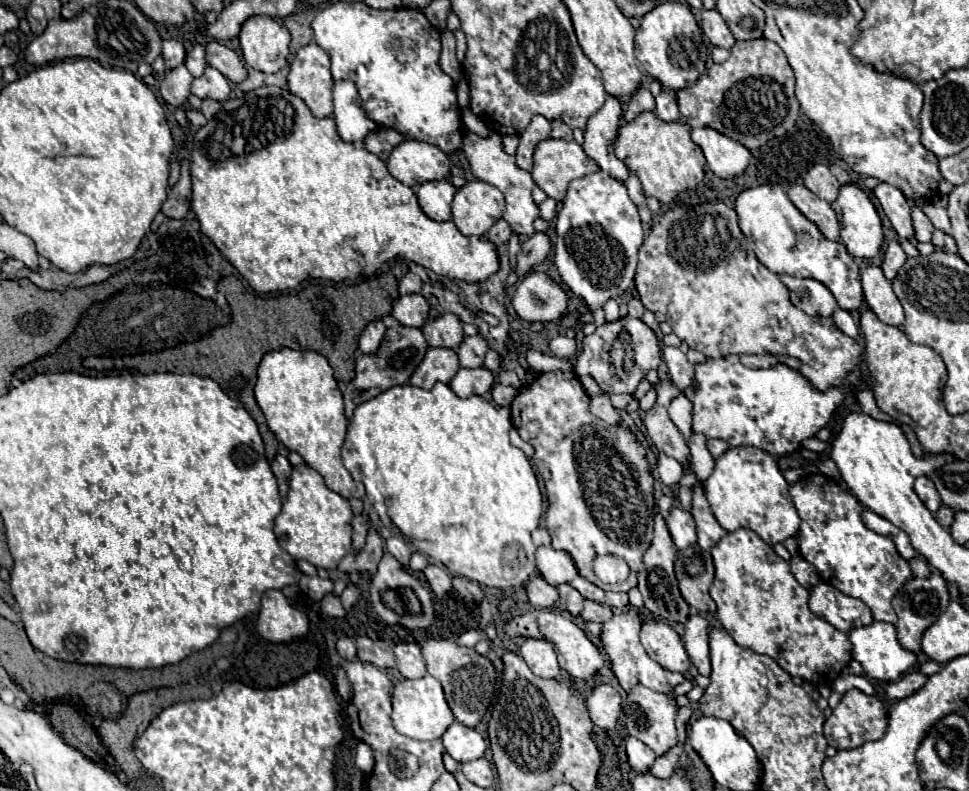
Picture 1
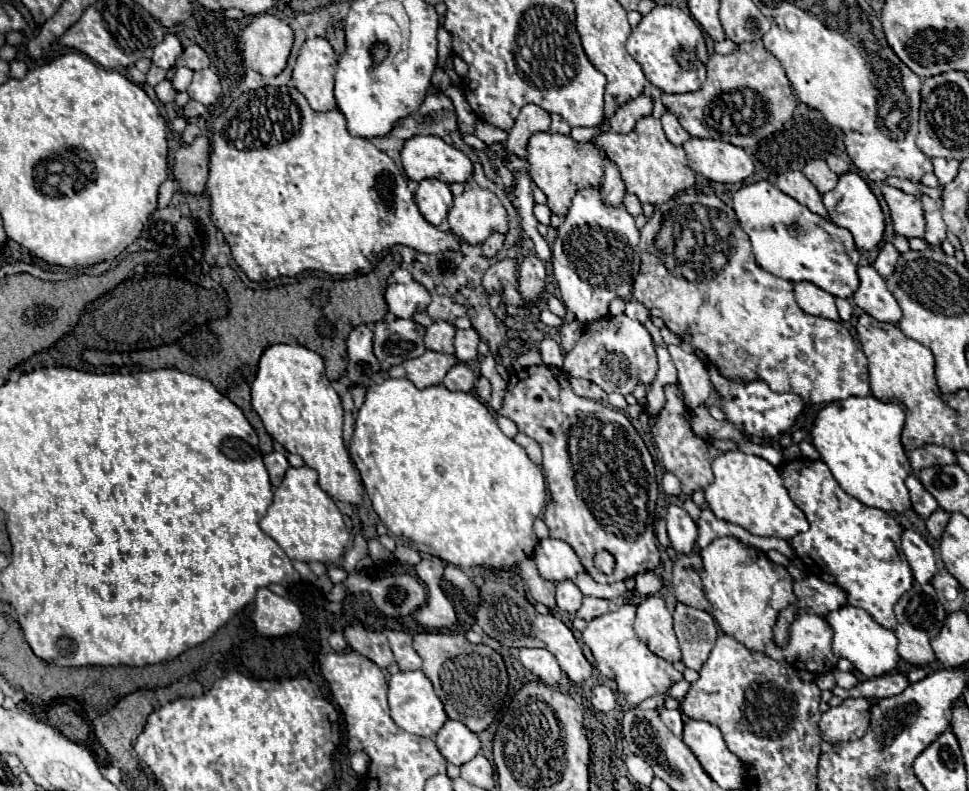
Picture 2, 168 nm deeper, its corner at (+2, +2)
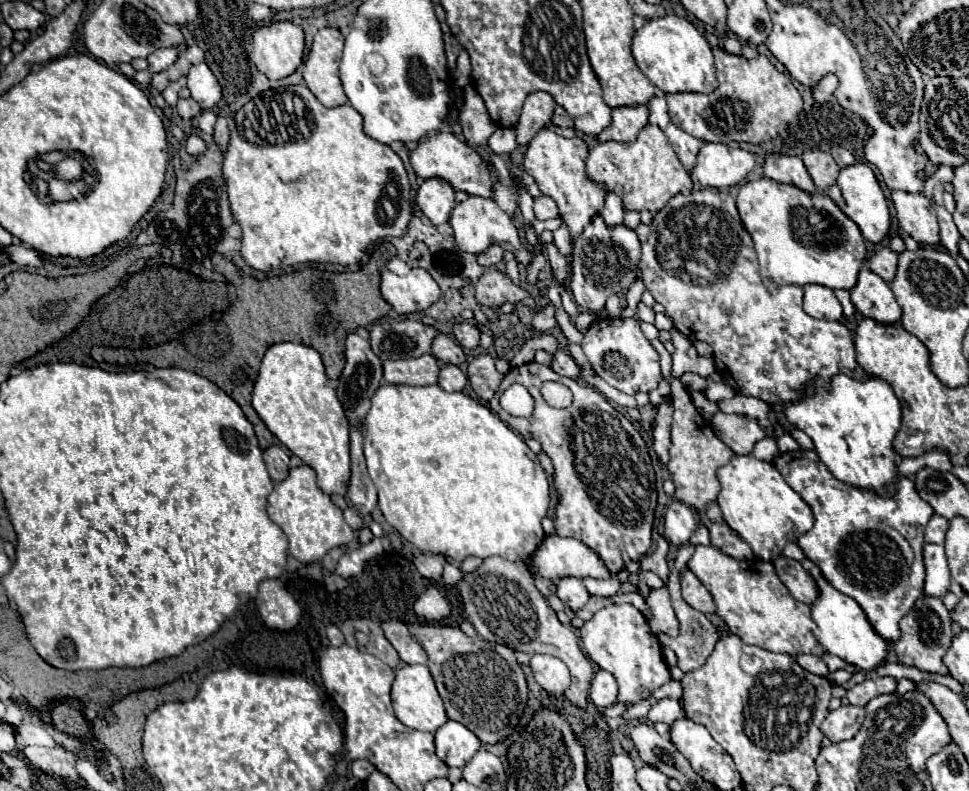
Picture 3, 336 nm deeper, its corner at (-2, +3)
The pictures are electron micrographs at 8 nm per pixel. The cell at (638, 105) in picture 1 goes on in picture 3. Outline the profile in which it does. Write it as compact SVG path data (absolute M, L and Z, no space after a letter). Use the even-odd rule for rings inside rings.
M632 105L632 107L616 107L612 109L612 123L606 127L598 139L600 141L622 141L632 143L638 133L648 125L650 109L646 105Z

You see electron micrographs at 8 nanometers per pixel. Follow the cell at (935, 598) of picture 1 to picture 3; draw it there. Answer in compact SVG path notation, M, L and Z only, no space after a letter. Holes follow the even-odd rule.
M922 595L914 603L914 607L902 617L900 631L902 631L902 637L894 643L894 651L902 665L910 665L910 667L916 667L928 673L948 675L948 667L942 663L942 657L946 649L950 647L952 631L950 631L950 613L946 611L940 597Z

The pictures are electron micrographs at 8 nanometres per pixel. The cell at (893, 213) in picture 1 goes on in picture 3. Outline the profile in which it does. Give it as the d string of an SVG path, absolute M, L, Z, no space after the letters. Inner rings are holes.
M892 191L900 227L920 245L938 245L938 221L934 205L922 193Z

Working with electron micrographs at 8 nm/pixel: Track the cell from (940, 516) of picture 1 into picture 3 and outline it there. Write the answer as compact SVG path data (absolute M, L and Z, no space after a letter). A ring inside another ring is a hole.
M932 515L932 519L926 525L926 531L924 531L924 541L942 545L944 537L946 537L946 529L948 529L948 519L942 515Z

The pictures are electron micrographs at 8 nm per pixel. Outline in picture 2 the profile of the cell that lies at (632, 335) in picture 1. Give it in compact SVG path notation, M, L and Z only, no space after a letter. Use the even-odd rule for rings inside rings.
M620 314L620 316L604 316L600 320L586 324L574 350L564 356L562 370L570 376L586 378L598 384L604 392L618 392L622 396L628 396L634 392L638 384L646 386L652 384L658 372L658 362L654 342L648 330L638 320Z

